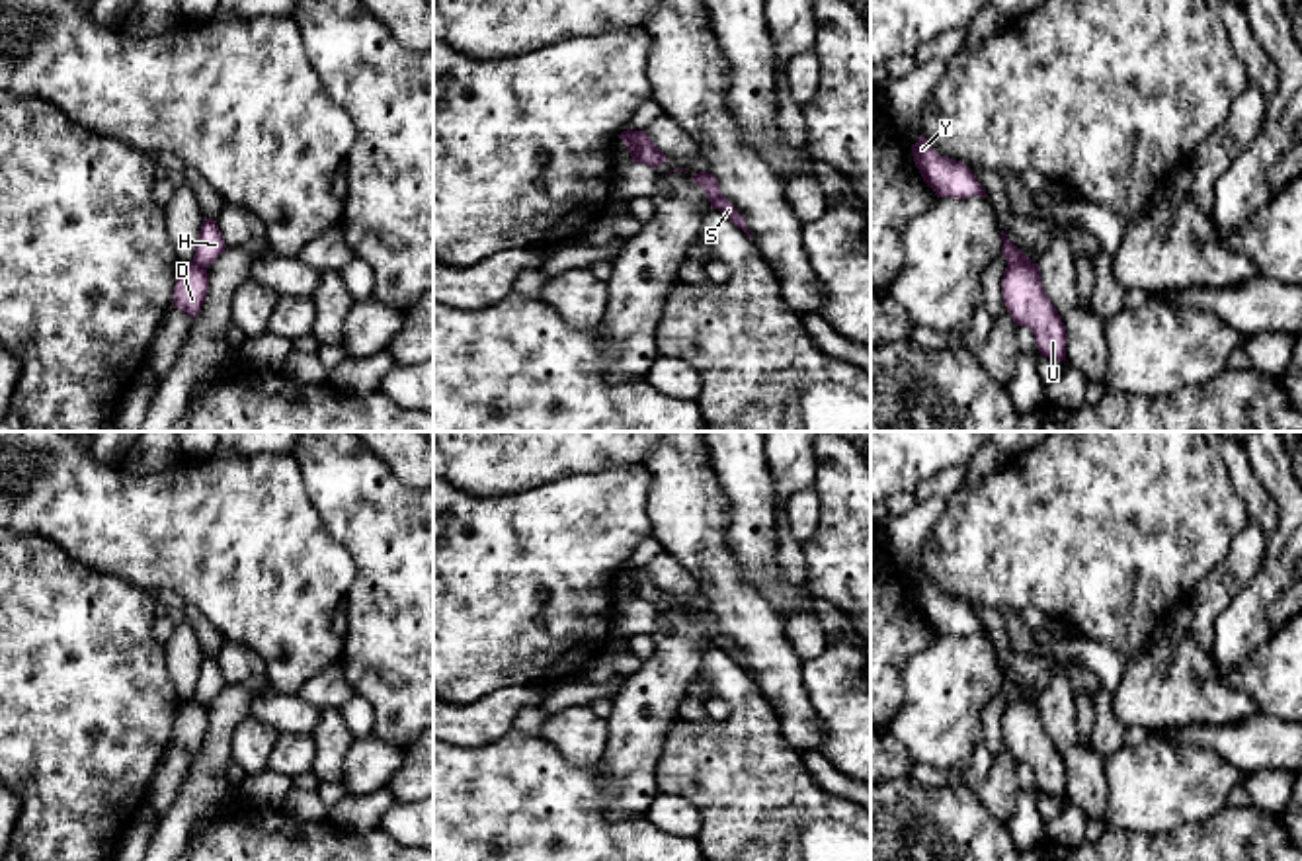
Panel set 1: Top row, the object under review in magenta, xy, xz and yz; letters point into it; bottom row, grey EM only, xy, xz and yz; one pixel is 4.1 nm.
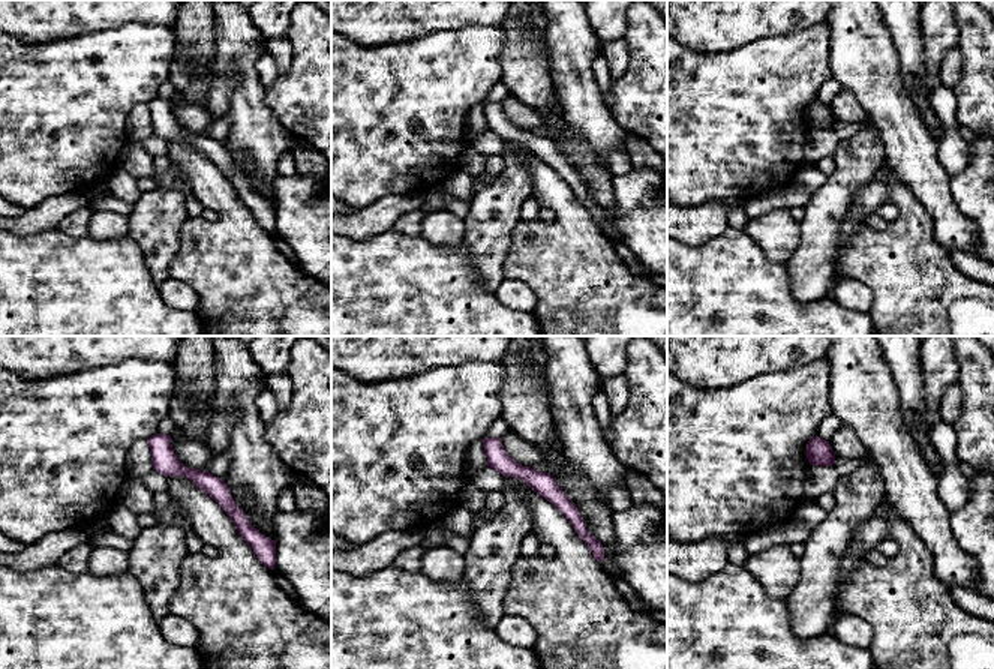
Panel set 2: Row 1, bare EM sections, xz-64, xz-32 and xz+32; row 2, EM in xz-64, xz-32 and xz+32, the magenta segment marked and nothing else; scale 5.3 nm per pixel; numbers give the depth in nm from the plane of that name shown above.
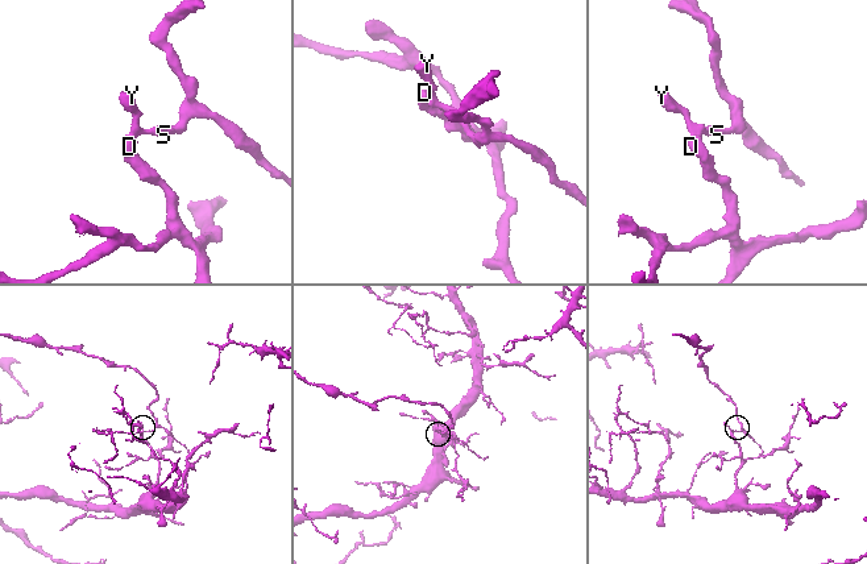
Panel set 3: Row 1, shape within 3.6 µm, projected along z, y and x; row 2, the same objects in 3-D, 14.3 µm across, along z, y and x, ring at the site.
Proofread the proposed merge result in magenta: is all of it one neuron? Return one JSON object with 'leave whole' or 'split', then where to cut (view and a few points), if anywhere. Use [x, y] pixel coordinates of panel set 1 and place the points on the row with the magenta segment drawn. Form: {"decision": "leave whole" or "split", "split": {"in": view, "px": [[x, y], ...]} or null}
{"decision": "split", "split": {"in": "xz", "px": [[633, 131], [637, 161]]}}

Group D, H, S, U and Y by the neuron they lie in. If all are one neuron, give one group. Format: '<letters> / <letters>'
D U / H S Y

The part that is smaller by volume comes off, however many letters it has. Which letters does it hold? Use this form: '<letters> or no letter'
H, S, Y

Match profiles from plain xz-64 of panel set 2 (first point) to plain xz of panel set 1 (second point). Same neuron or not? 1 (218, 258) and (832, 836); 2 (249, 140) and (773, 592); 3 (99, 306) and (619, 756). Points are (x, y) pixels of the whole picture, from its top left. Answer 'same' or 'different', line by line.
1: same
2: same
3: different

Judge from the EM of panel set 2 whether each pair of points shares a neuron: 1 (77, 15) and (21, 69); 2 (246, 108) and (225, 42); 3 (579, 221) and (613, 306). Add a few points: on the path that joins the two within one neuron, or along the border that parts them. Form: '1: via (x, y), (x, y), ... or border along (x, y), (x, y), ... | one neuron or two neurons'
1: border along (87, 32), (44, 42), (17, 39) | two neurons
2: via (248, 92), (248, 74), (242, 56) | one neuron
3: via (579, 243), (579, 278), (591, 290) | one neuron

